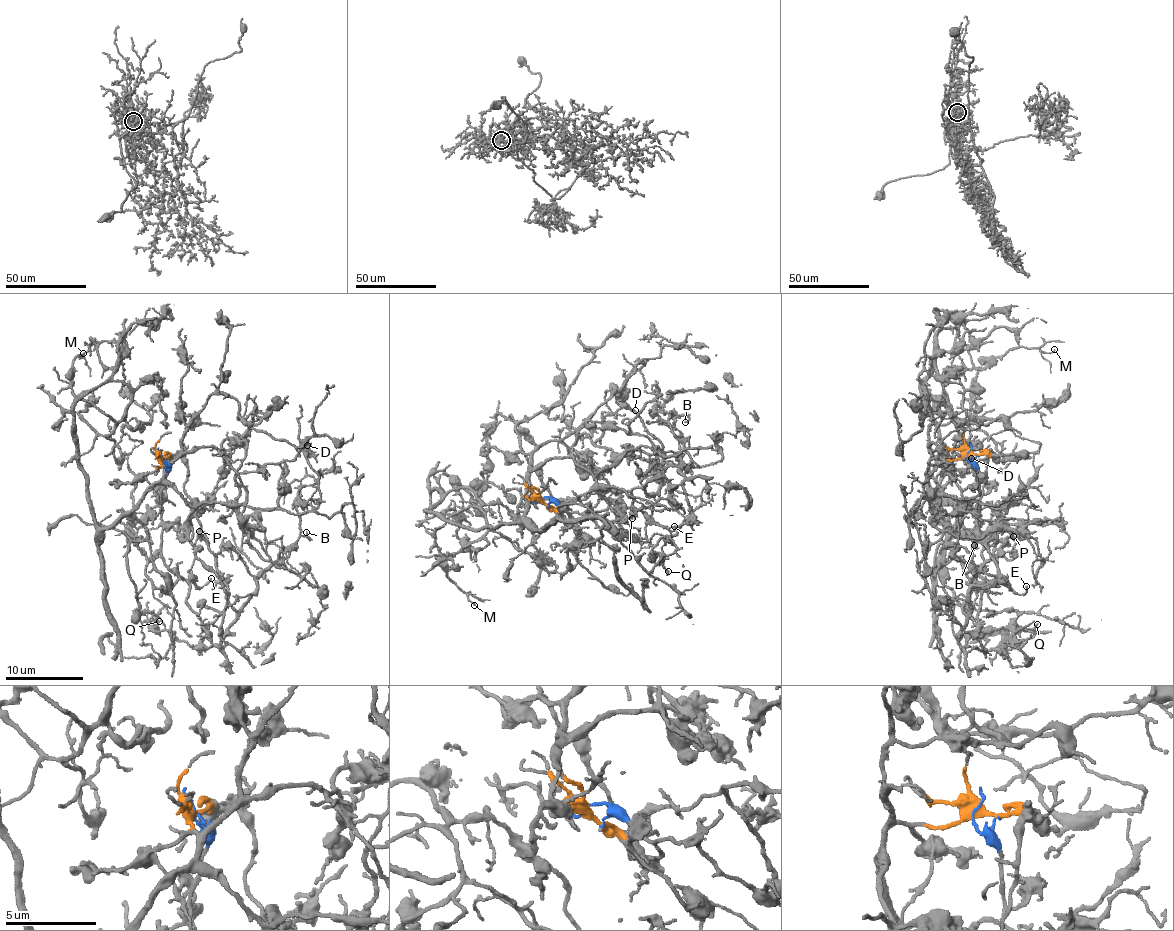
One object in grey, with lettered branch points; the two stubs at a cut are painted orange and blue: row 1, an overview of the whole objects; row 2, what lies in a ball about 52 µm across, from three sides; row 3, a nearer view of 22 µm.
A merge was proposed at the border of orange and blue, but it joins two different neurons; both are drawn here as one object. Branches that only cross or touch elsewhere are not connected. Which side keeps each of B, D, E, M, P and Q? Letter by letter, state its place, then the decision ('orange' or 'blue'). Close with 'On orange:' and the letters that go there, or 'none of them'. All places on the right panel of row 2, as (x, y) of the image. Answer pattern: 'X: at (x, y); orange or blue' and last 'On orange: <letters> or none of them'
B: at (974, 545); blue
D: at (971, 458); orange
E: at (1026, 586); blue
M: at (1054, 349); orange
P: at (1013, 536); blue
Q: at (1037, 624); blue
On orange: D, M

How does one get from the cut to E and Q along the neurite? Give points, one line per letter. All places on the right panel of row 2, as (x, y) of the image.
E: (968, 452), (979, 487), (972, 558), (990, 581), (1018, 594), (1026, 585)
Q: (968, 452), (979, 487), (972, 565), (986, 582), (978, 625), (967, 643), (997, 650), (1003, 629), (1037, 624)

